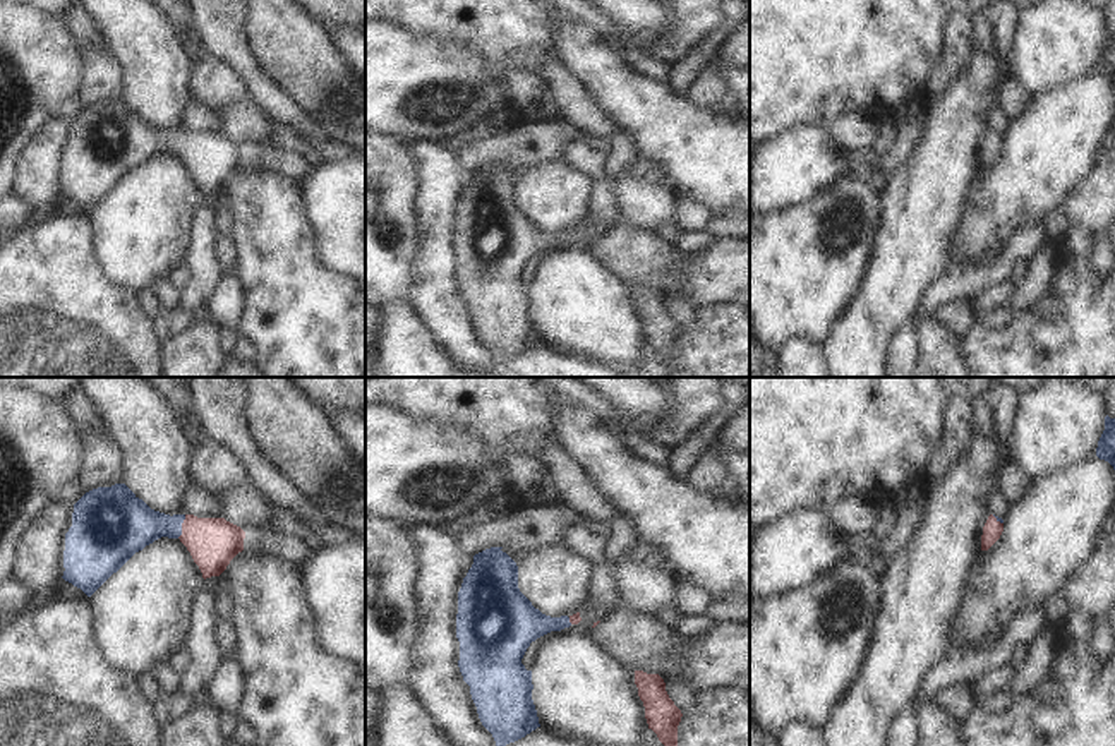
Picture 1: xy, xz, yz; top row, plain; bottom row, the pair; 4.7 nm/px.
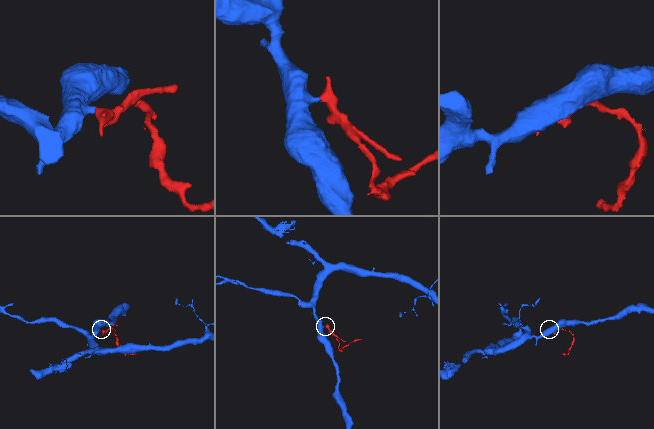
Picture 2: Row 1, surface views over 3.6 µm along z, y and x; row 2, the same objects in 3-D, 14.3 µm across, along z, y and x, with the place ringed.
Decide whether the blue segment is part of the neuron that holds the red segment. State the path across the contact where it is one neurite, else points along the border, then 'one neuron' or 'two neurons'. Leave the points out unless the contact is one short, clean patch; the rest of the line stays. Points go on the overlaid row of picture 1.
runs through xy (213, 542), (182, 527), (129, 525); one neuron

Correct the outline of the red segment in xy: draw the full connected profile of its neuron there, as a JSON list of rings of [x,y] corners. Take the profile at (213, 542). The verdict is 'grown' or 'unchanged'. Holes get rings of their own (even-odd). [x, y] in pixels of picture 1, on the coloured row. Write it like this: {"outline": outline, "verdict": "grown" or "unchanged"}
{"outline": [[[125,484],[98,487],[74,504],[62,578],[91,597],[136,552],[161,537],[178,538],[206,580],[220,576],[244,550],[245,532],[225,518],[154,511]]], "verdict": "grown"}

